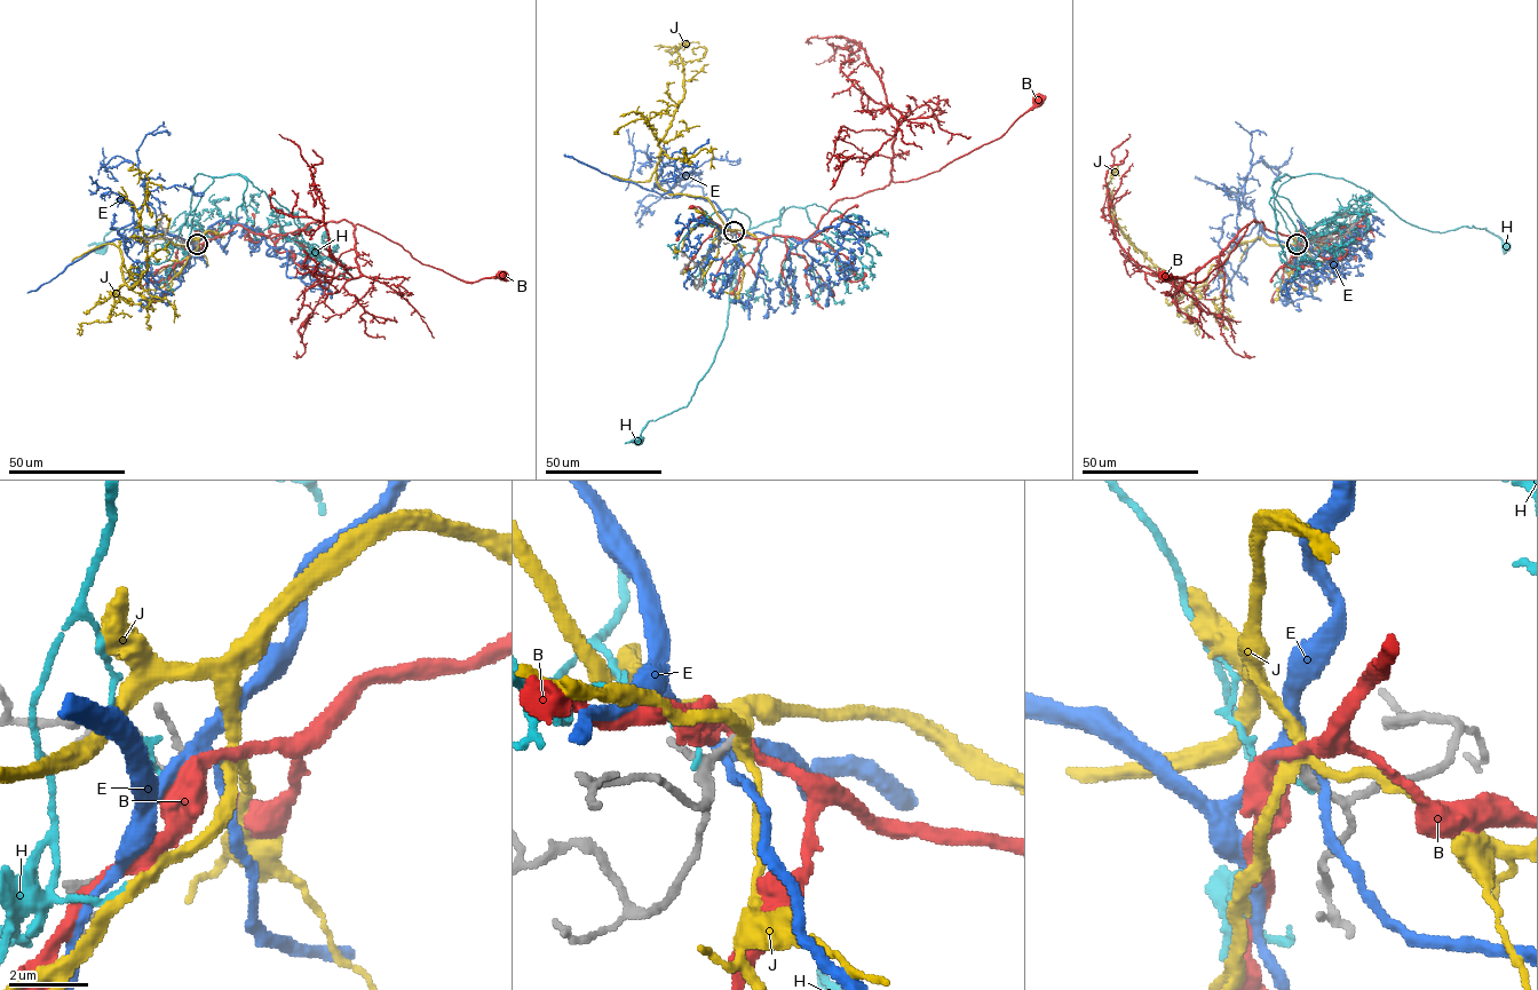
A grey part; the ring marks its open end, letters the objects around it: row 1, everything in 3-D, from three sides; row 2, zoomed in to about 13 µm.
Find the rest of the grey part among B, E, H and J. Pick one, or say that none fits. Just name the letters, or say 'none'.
none

